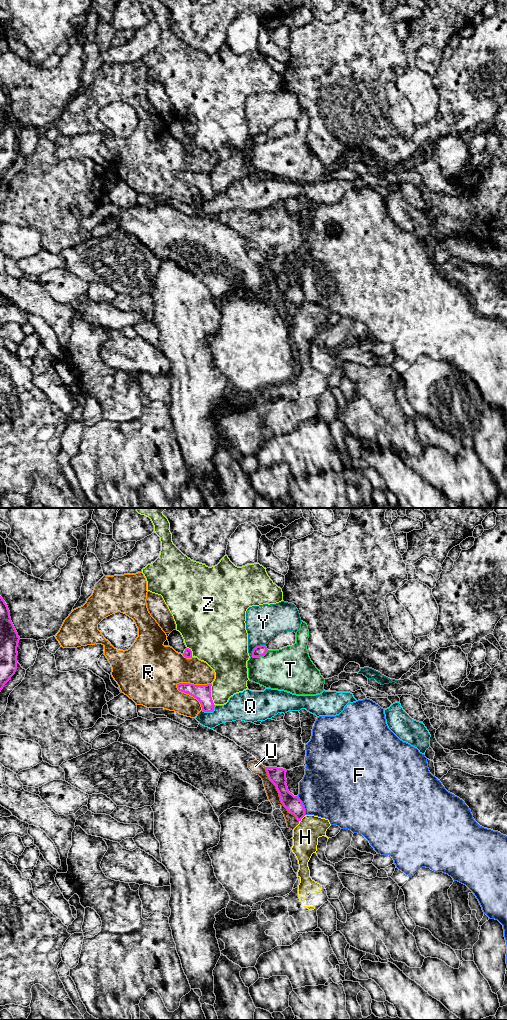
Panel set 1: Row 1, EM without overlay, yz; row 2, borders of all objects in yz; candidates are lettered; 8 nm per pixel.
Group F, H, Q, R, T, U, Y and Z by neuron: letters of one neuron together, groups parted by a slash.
F / H / Q / R / T / U / Y / Z

